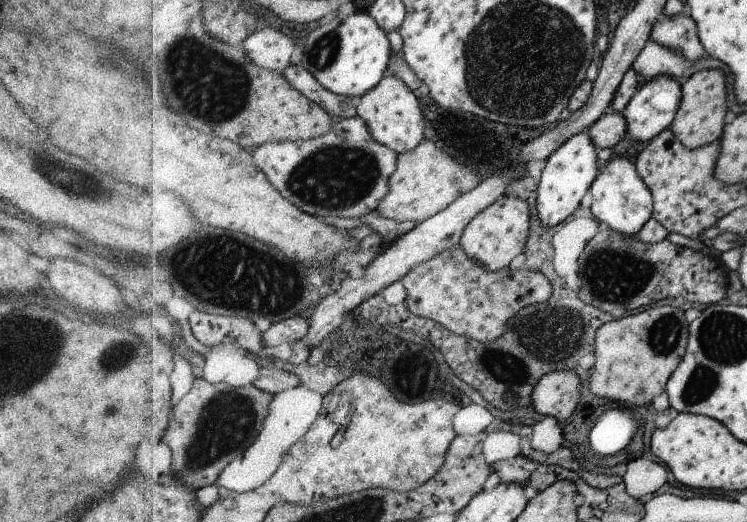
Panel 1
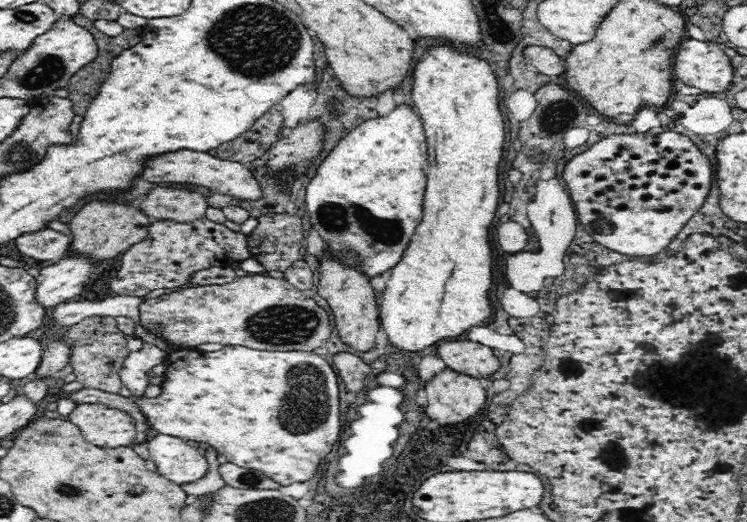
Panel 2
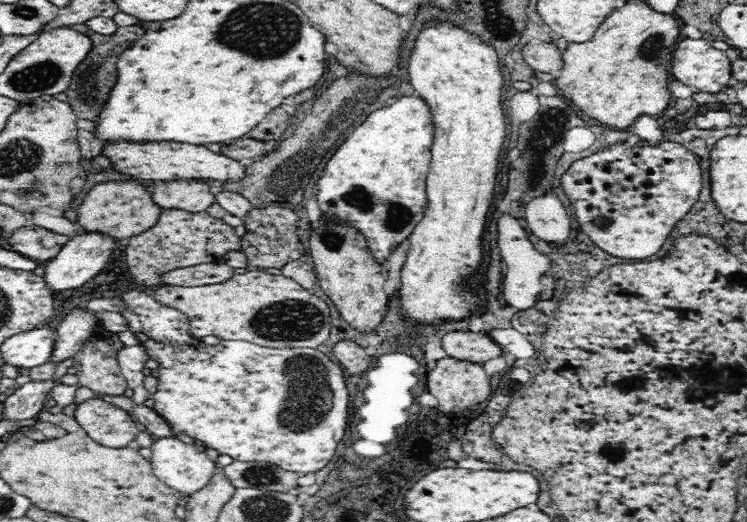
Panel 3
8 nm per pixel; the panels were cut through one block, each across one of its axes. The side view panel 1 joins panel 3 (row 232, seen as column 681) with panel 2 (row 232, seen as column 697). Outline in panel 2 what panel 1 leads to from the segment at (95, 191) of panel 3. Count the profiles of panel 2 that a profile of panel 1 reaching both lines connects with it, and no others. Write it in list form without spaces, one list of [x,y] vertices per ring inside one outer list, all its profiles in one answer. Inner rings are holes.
[[[96,198],[96,200],[88,202],[70,222],[70,230],[74,234],[70,251],[77,252],[78,255],[93,256],[95,263],[99,261],[107,263],[144,240],[149,233],[152,221],[145,211],[136,208],[136,204],[130,206],[130,204],[122,204],[122,202]]]

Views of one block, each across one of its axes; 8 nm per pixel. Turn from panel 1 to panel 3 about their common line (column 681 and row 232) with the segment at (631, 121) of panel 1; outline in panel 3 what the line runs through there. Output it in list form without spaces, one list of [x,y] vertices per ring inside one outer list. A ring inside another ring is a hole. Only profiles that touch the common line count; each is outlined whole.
[[[81,231],[78,235],[74,235],[66,246],[62,247],[56,258],[46,264],[43,280],[49,284],[49,288],[54,293],[80,288],[106,266],[118,246],[118,241],[113,235],[107,235],[101,231]]]

